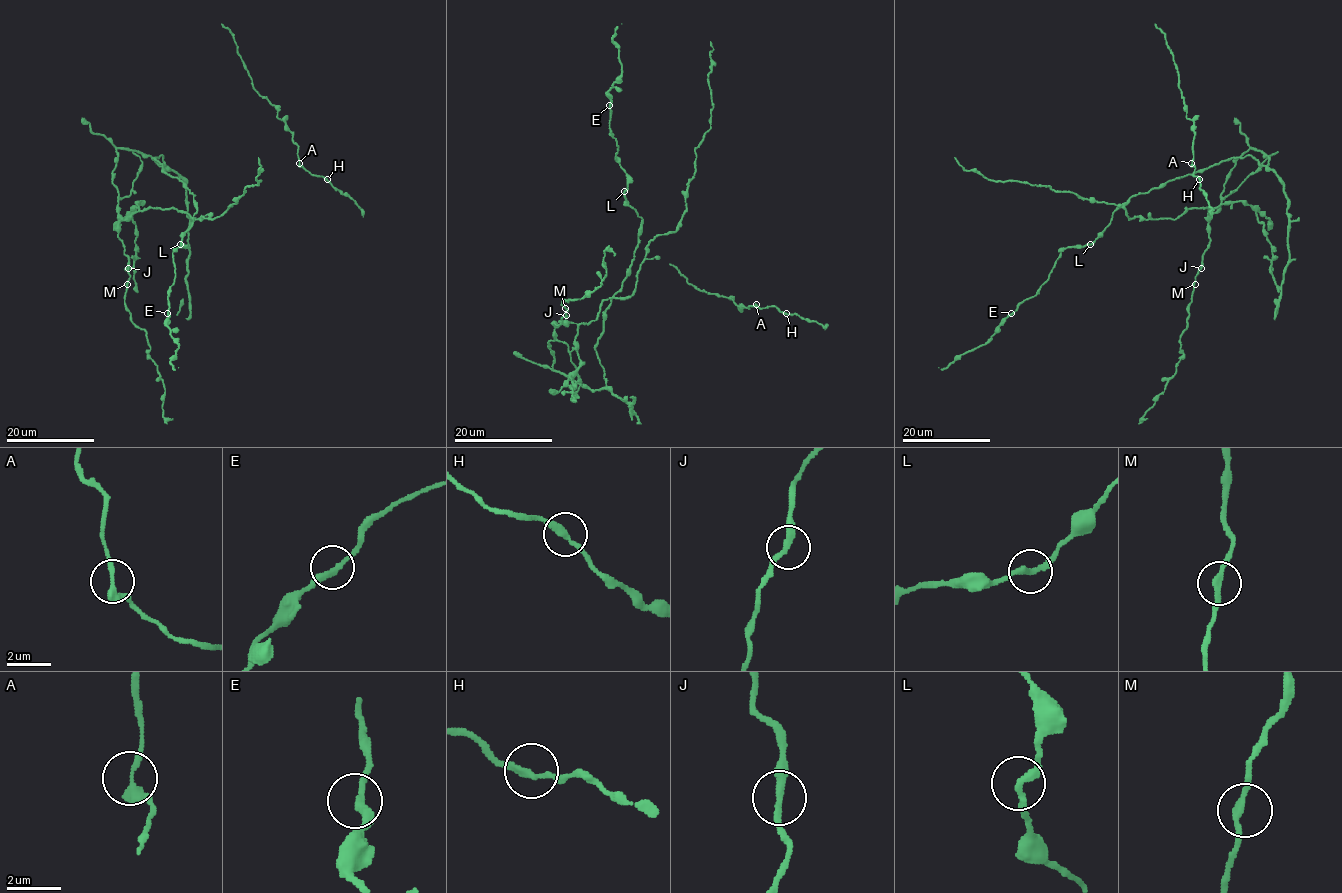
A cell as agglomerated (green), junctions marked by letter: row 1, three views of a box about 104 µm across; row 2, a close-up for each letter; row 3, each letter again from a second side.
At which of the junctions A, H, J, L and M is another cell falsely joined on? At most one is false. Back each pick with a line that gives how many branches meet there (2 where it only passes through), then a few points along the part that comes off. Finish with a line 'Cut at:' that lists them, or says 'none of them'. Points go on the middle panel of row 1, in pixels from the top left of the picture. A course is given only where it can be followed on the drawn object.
Cut at: none of them

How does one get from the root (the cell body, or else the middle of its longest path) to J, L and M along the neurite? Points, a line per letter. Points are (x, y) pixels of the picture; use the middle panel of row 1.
J: (554, 356), (549, 342), (555, 339), (555, 323), (560, 324), (566, 315)
L: (554, 356), (555, 371), (594, 390), (606, 386), (595, 345), (604, 313), (631, 268), (642, 221), (623, 192)
M: (554, 356), (549, 342), (555, 339), (555, 323), (560, 324), (566, 315), (565, 308)

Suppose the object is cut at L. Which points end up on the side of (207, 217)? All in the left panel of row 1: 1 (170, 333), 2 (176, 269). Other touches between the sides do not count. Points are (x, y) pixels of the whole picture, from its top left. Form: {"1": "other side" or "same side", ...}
{"1": "other side", "2": "other side"}

